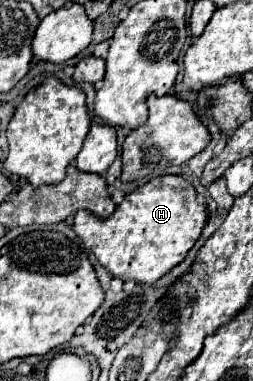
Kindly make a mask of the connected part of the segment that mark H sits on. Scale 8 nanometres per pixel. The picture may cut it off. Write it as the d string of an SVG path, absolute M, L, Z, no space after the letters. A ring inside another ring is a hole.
M158 176L130 192L108 218L98 218L90 210L78 210L74 230L112 276L154 284L184 262L188 250L200 238L206 220L206 206L198 202L190 180L182 176Z

